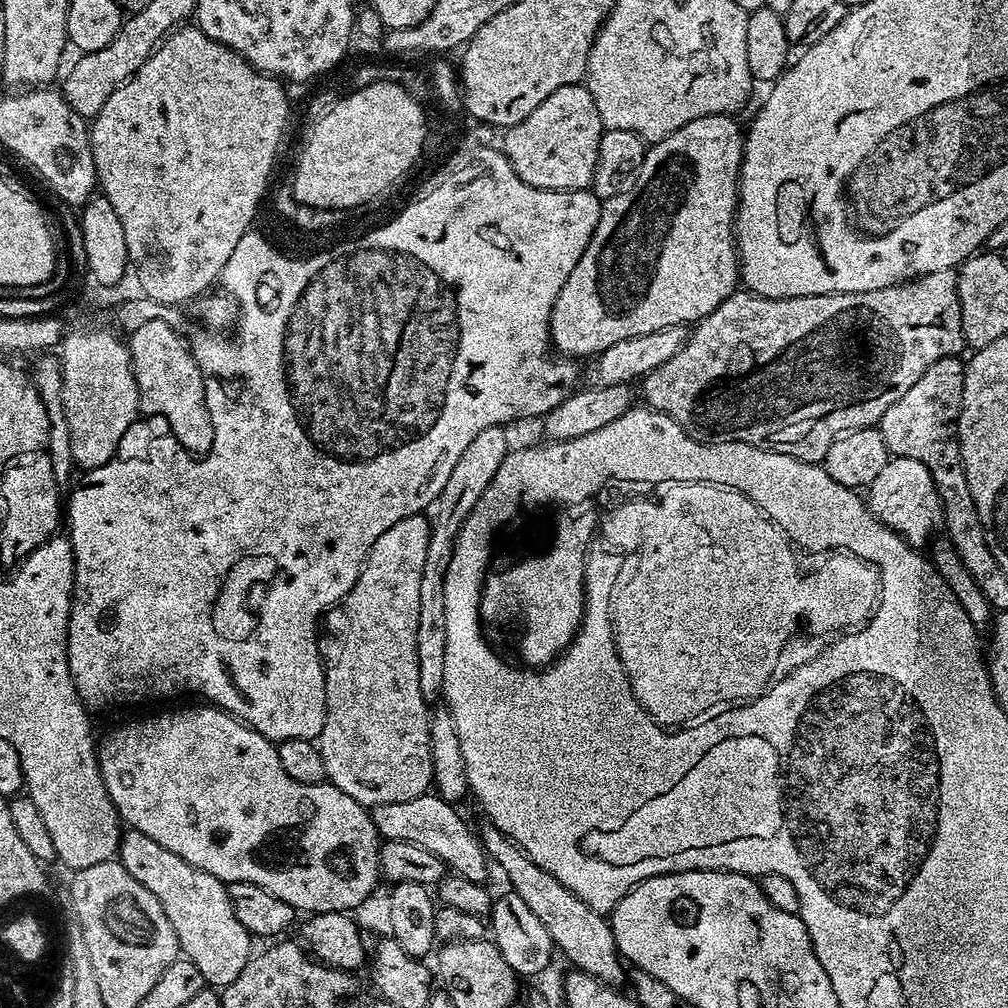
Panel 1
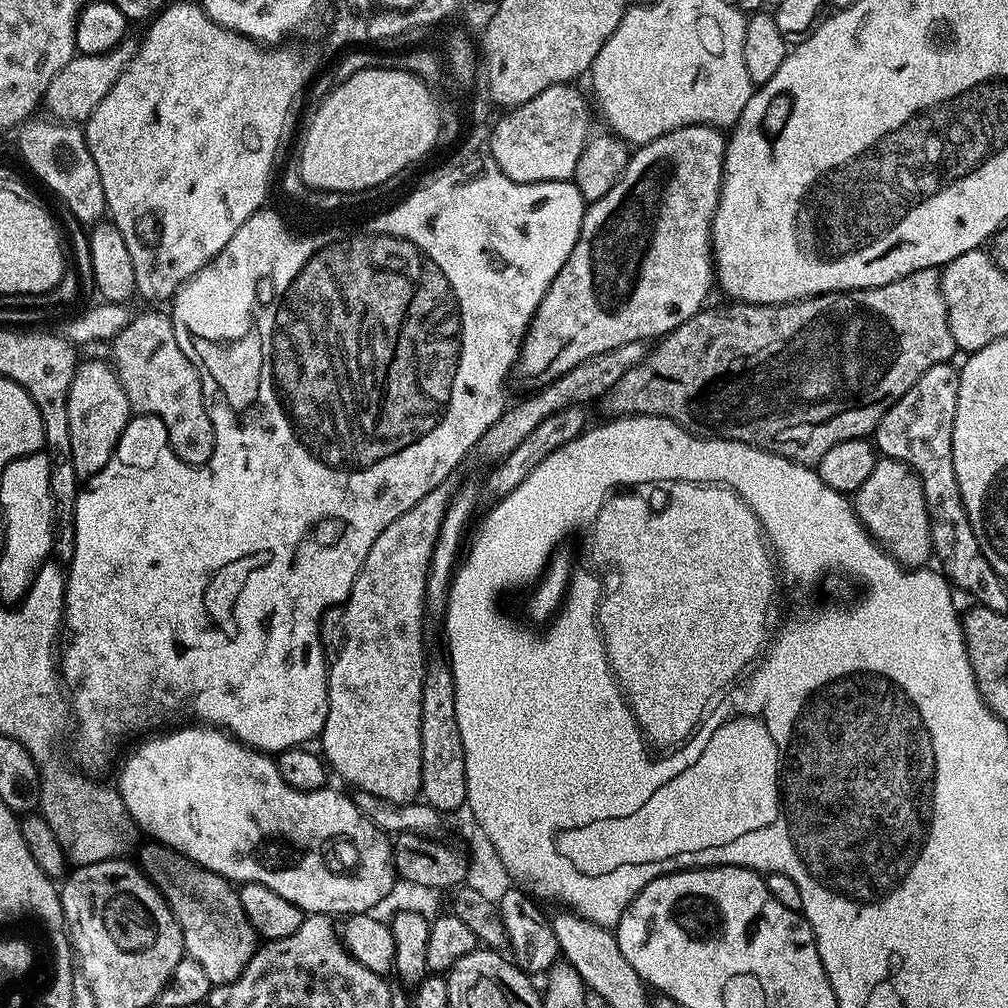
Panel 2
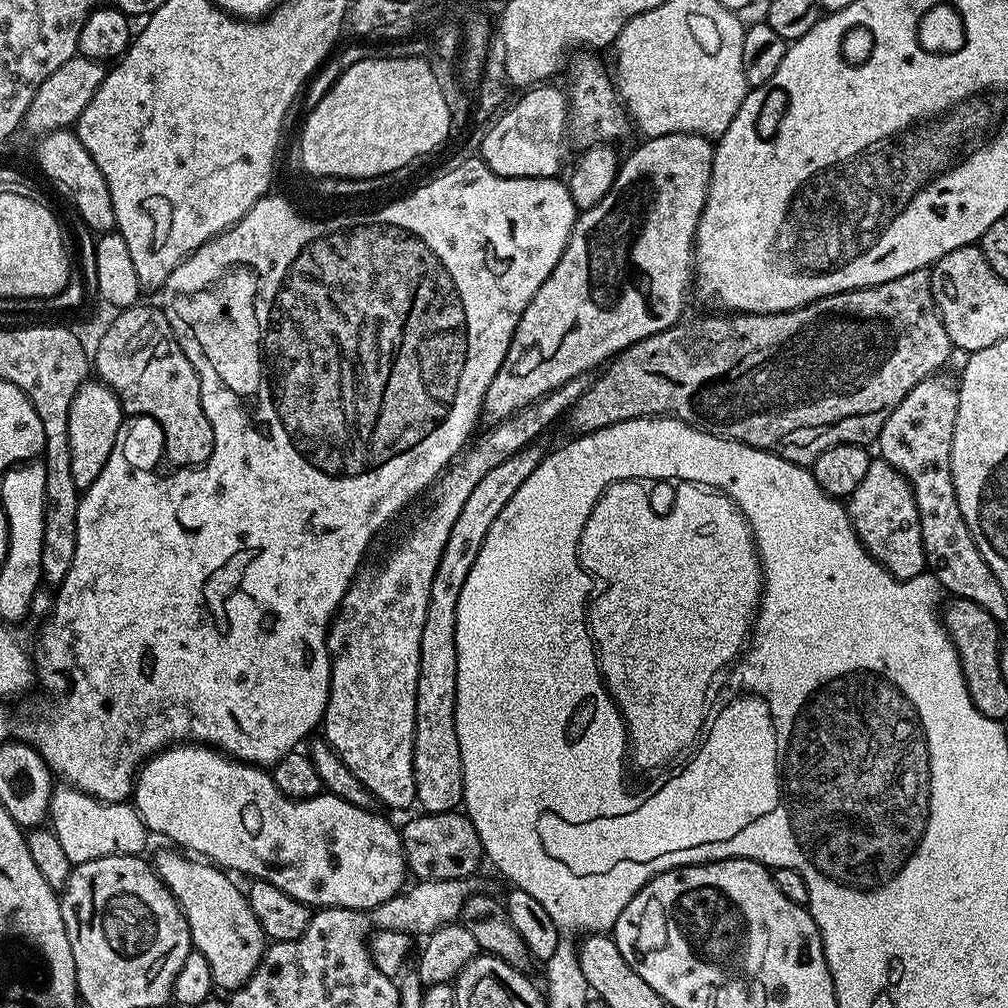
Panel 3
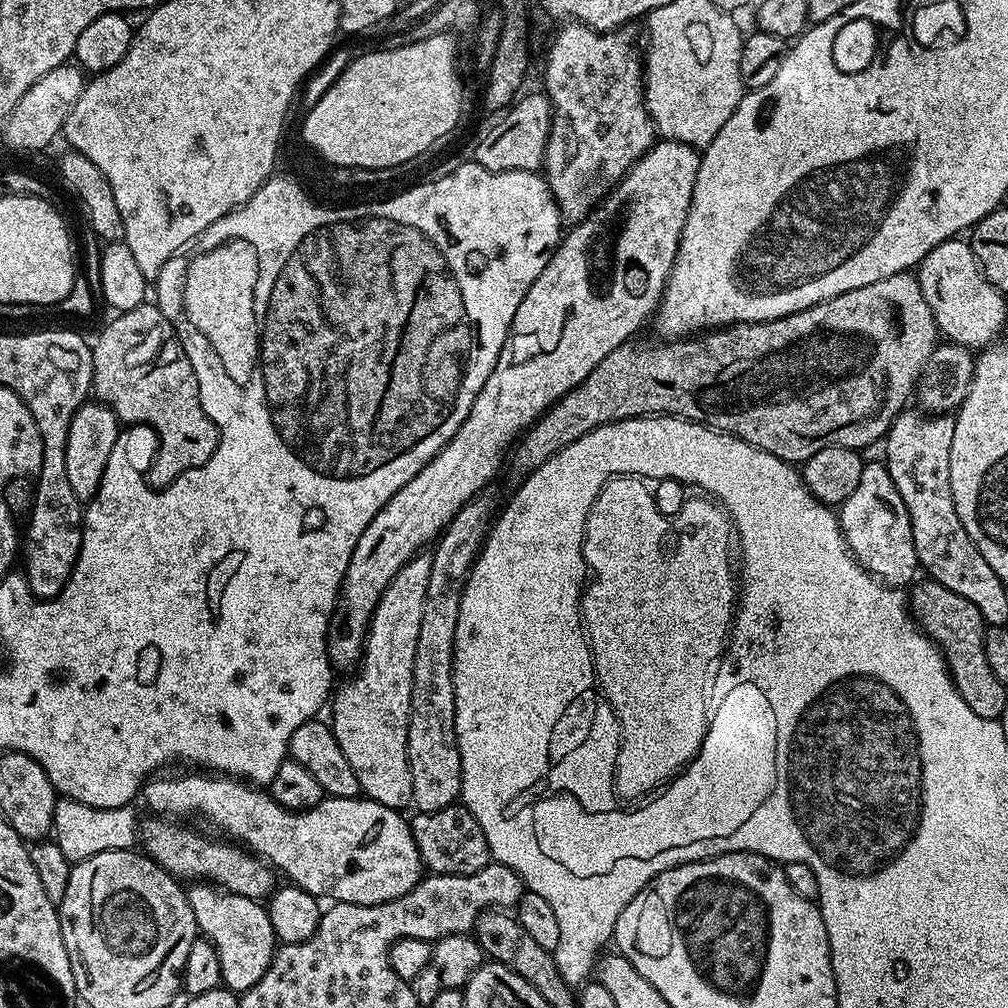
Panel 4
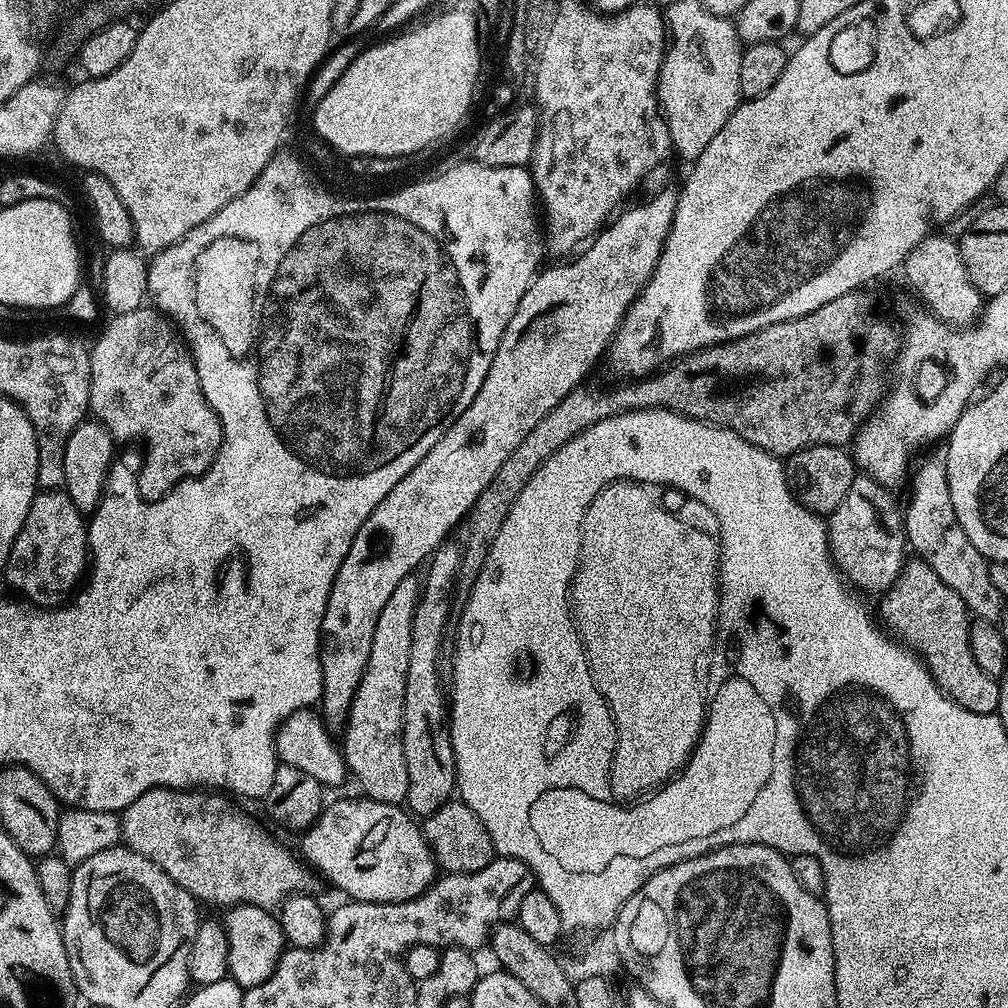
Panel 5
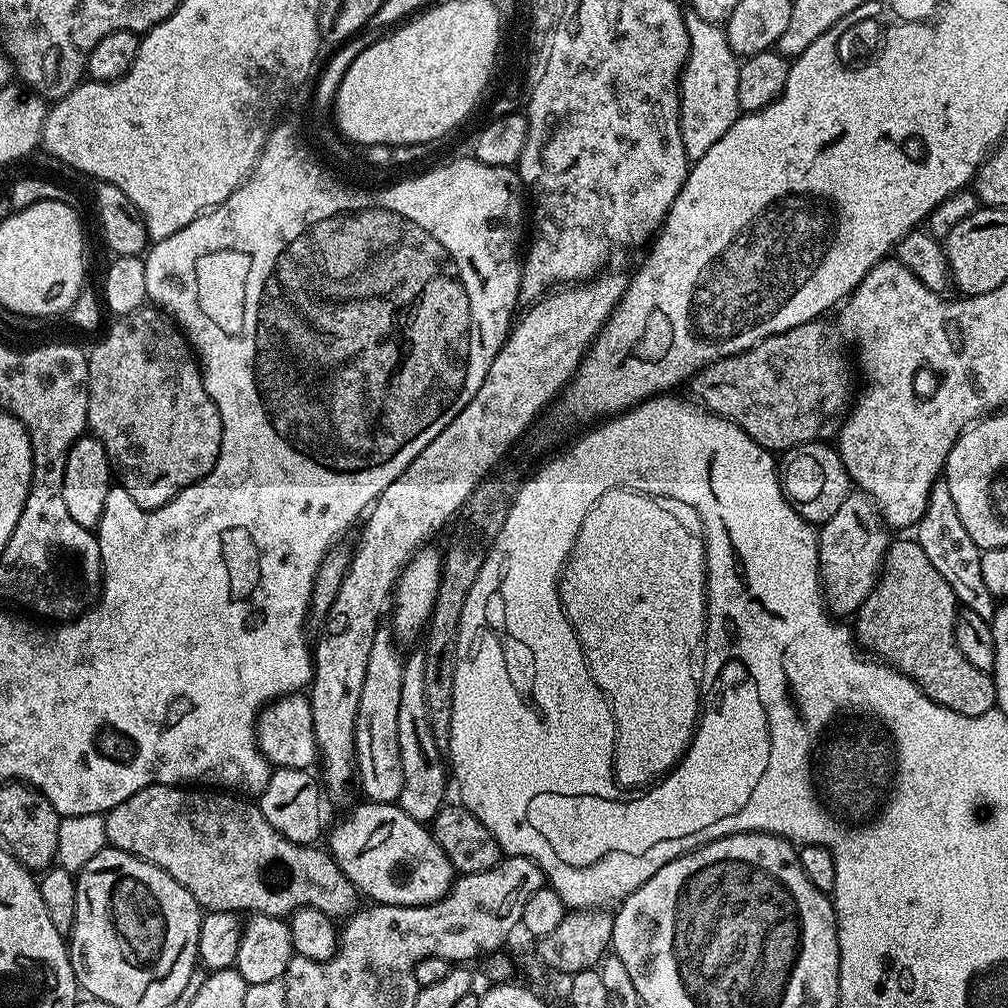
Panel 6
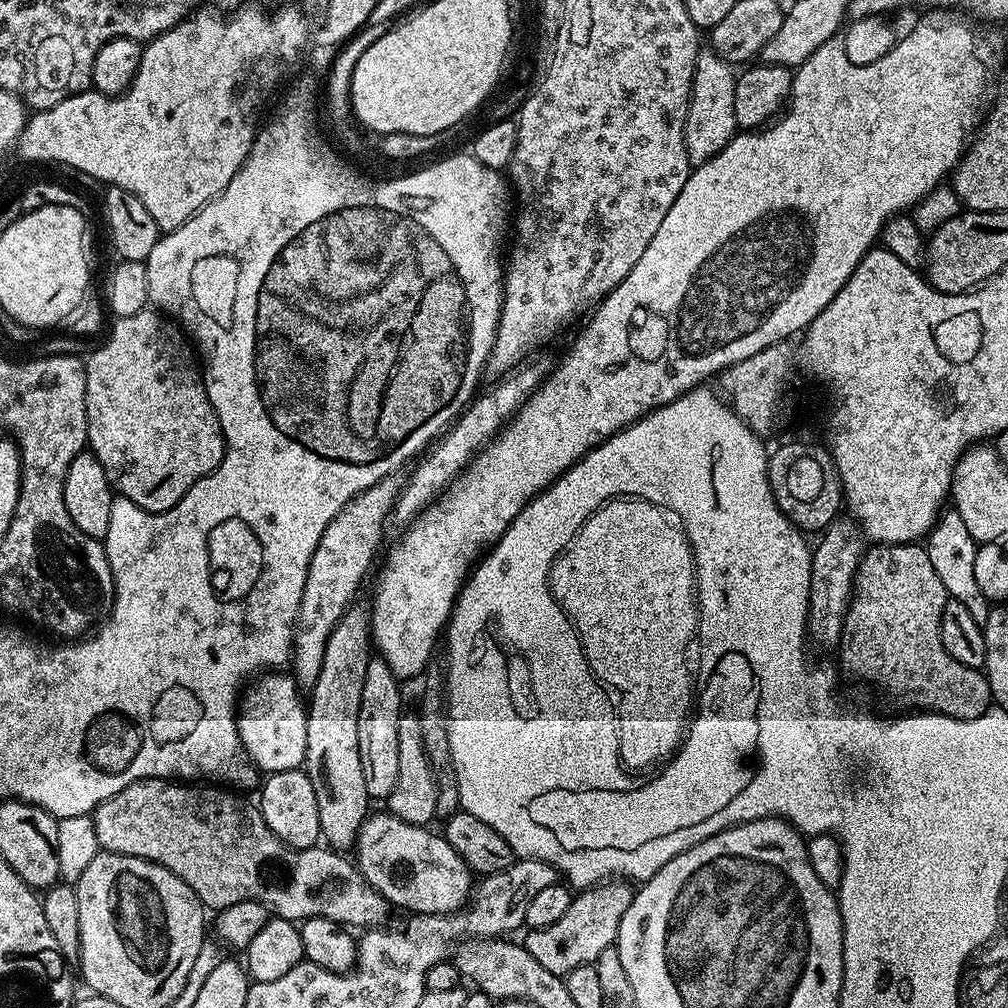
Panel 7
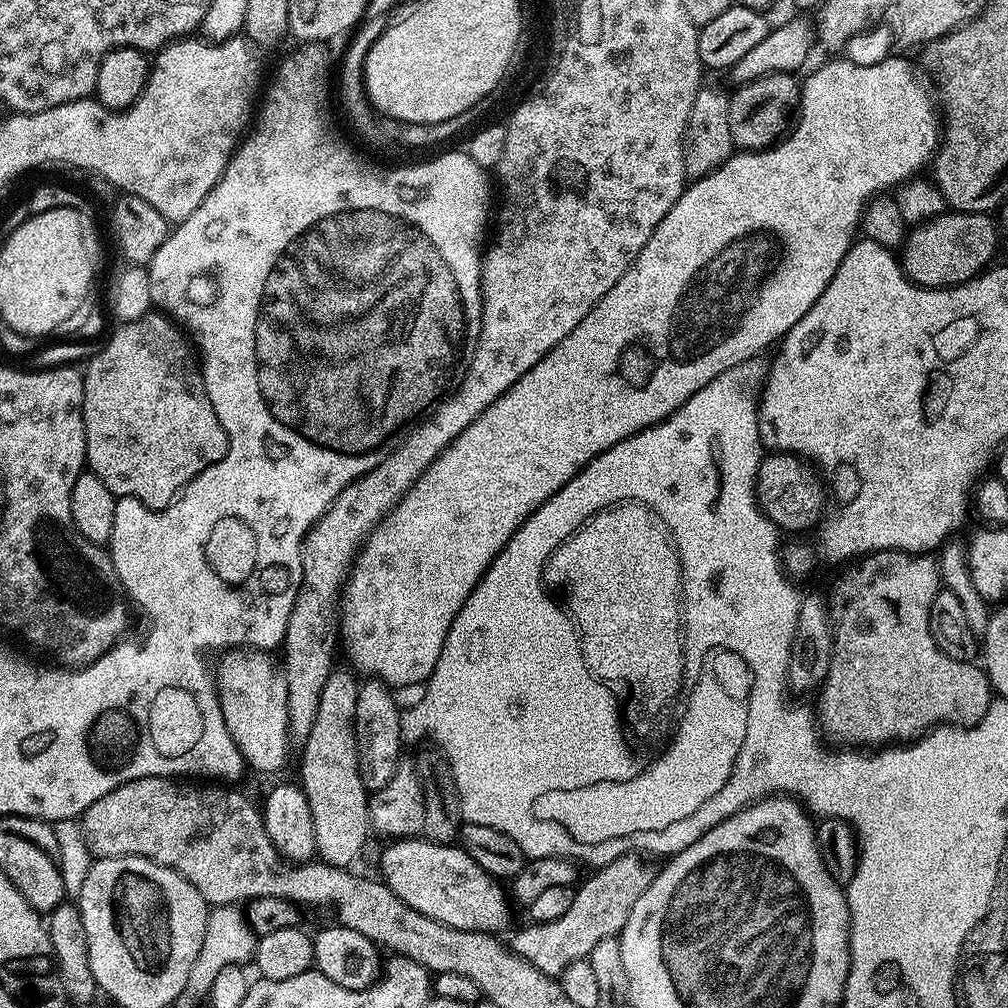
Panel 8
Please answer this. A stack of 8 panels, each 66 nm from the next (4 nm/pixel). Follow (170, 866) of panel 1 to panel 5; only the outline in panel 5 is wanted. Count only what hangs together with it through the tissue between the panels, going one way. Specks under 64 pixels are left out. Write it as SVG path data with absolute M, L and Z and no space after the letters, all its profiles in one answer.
M237 904L222 916L224 933L228 939L228 976L243 990L258 986L274 974L280 955L286 951L286 941L279 919L269 909Z

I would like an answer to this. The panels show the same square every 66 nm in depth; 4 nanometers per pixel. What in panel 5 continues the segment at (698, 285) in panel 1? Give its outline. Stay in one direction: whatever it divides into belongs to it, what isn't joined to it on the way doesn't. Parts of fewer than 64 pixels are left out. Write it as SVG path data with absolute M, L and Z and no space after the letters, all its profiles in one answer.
M675 187L660 188L653 196L637 204L629 203L587 241L579 254L563 262L552 262L556 264L537 271L536 279L526 294L522 294L522 302L518 302L518 310L514 310L514 318L510 318L502 334L502 342L498 342L494 362L490 362L490 370L478 394L474 394L474 402L458 414L450 430L446 430L442 438L426 450L426 458L422 458L422 462L418 462L418 466L414 466L414 470L410 470L410 474L406 474L406 478L402 478L402 482L398 482L398 486L394 486L394 490L378 502L370 518L362 522L362 530L358 530L354 542L350 542L346 558L342 558L342 566L332 583L320 627L322 694L318 708L329 729L343 729L348 722L348 711L358 690L358 682L362 682L366 662L370 662L370 646L374 646L374 626L378 626L378 614L382 614L382 606L386 606L398 582L413 575L417 571L415 568L420 563L421 567L433 550L453 535L455 528L457 531L474 502L478 502L478 494L490 486L490 478L494 478L502 462L514 454L522 438L526 438L526 434L530 434L530 430L534 430L534 426L538 426L538 422L542 422L542 418L546 418L546 414L550 414L550 410L558 406L566 394L585 383L587 376L584 375L599 360L601 363L625 314L640 297L658 266L658 258L674 222L677 195Z

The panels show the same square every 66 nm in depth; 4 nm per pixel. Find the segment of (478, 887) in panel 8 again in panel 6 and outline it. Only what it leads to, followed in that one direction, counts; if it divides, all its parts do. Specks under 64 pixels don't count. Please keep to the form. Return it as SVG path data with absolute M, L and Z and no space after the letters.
M357 803L345 820L340 820L333 826L326 845L334 862L356 887L357 893L361 897L369 896L369 901L390 906L426 906L447 896L452 888L454 869L450 858L442 854L442 846L438 846L431 831L421 821L410 818L410 814L406 814L406 810L402 810L399 803L363 803Z

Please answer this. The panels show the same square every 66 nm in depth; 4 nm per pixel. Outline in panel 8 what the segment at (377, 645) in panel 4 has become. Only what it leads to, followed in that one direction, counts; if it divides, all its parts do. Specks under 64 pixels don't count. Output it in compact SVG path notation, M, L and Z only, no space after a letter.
M365 679L358 690L356 703L356 745L358 746L358 762L362 782L369 793L382 790L390 778L394 778L396 768L402 759L400 746L402 737L400 733L401 706L396 705L393 689L380 680Z

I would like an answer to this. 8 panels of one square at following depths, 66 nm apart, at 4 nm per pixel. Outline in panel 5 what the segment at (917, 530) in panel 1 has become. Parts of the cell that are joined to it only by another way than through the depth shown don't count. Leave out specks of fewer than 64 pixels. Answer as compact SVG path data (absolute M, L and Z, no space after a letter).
M858 474L854 482L850 482L850 491L846 498L838 502L838 506L827 517L828 526L828 552L832 555L832 562L836 565L836 571L851 587L861 593L877 592L883 594L894 586L896 579L900 577L900 571L904 569L906 555L906 533L902 523L901 505L896 505L893 493L879 484L873 476Z

